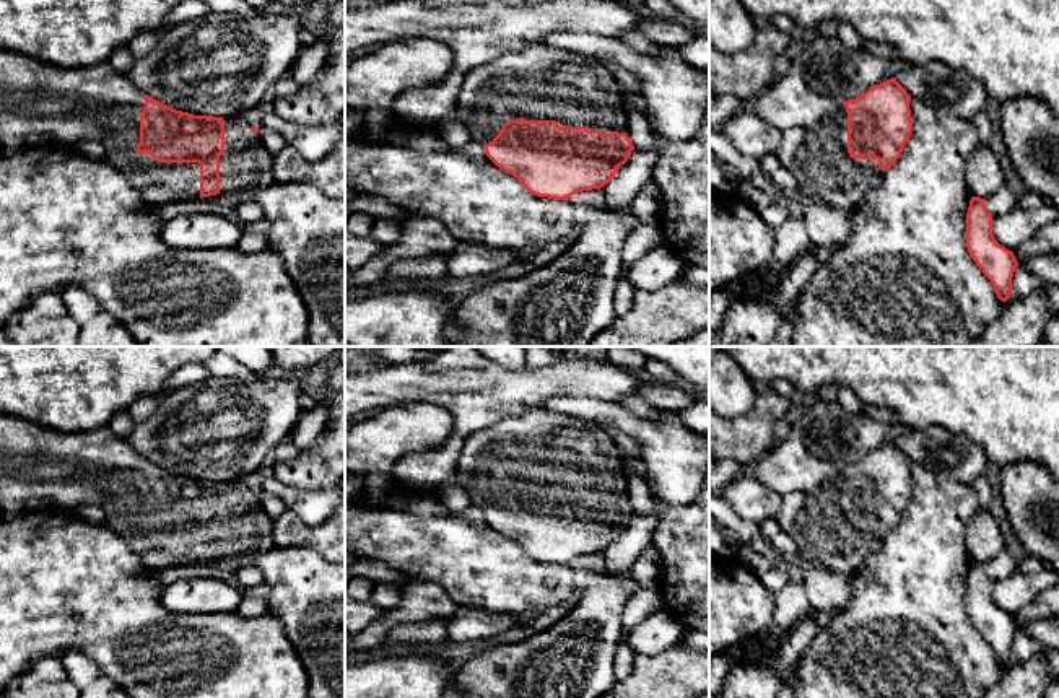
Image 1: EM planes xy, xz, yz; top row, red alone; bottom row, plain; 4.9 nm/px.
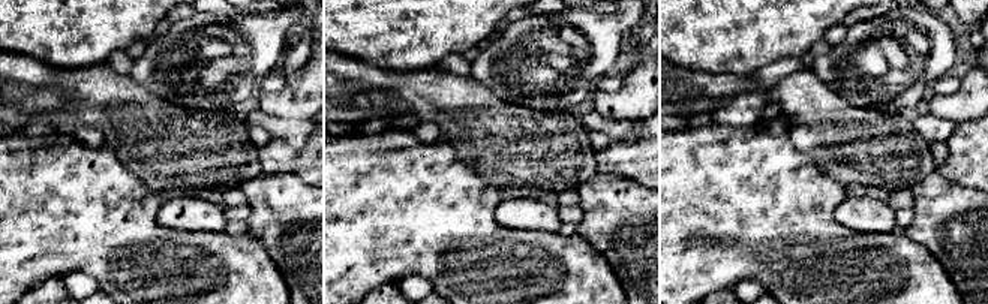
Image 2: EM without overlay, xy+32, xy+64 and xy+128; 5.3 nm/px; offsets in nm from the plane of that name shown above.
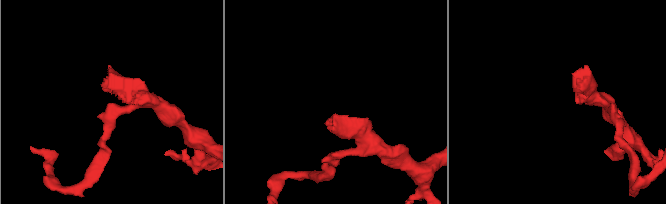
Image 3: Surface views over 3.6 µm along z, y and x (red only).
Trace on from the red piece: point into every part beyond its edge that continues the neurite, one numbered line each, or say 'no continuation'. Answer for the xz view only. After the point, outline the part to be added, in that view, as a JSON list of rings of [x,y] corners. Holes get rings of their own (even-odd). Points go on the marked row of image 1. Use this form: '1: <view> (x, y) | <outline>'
1: xz (539, 83) | [[[537,42],[470,70],[454,106],[473,142],[486,145],[508,120],[556,120],[628,133],[621,88],[602,60]]]

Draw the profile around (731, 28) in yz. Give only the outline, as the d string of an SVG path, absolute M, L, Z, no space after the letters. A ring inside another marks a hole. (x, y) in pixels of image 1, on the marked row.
M709 0L709 42L732 55L752 46L758 26L739 0Z

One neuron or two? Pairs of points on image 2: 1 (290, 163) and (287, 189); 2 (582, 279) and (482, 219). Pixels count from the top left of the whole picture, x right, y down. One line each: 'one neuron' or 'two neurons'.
1: two neurons
2: one neuron

